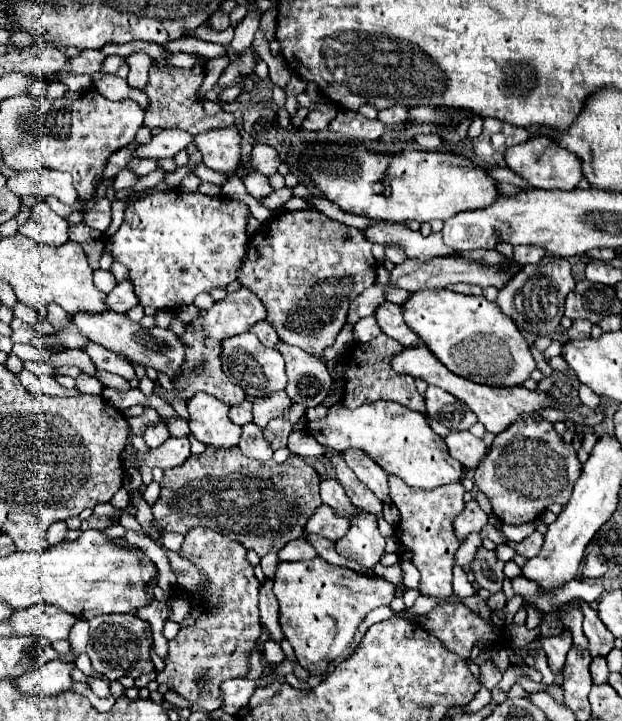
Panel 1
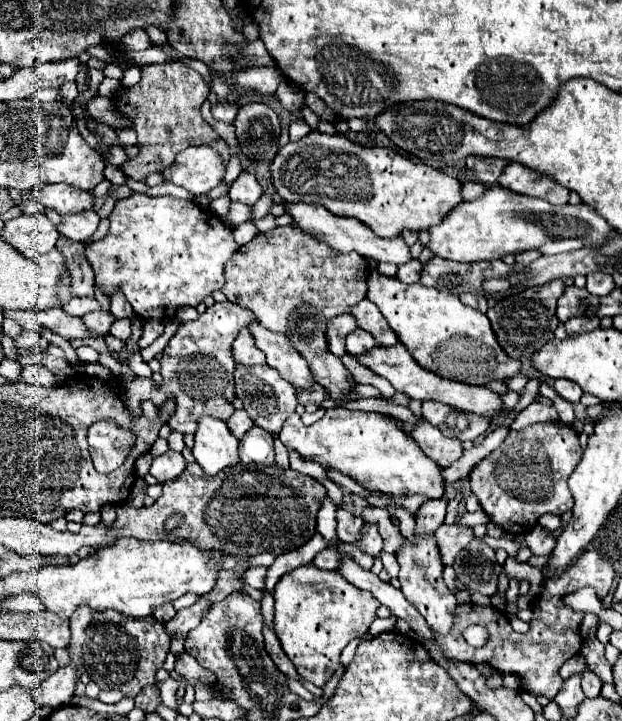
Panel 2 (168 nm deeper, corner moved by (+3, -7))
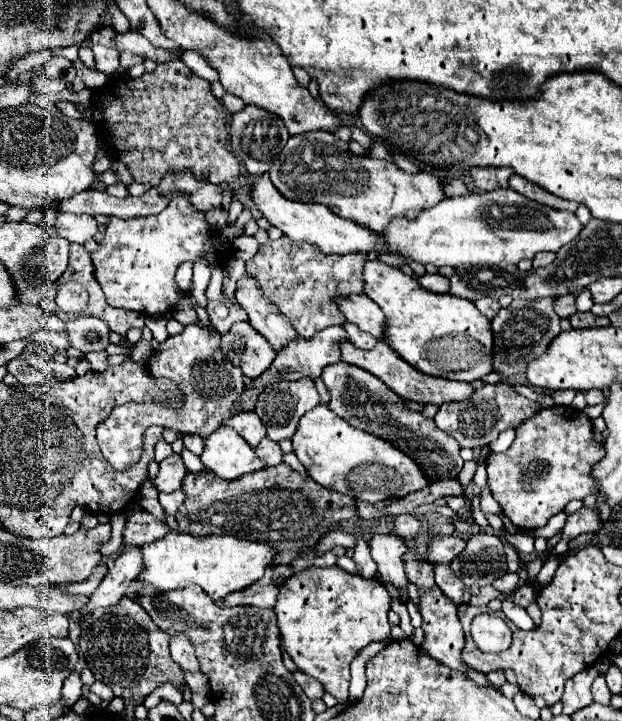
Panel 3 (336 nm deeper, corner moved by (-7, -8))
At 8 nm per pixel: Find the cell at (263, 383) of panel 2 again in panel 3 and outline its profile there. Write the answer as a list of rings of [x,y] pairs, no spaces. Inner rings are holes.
[[[300,378],[300,380],[294,380],[294,382],[276,382],[272,386],[268,386],[260,396],[258,396],[258,402],[256,402],[256,414],[260,416],[260,420],[264,422],[268,434],[266,438],[270,438],[272,442],[280,442],[280,440],[286,440],[286,438],[292,438],[292,434],[296,432],[296,426],[300,422],[300,418],[316,408],[320,404],[320,396],[316,392],[316,386],[310,378]]]

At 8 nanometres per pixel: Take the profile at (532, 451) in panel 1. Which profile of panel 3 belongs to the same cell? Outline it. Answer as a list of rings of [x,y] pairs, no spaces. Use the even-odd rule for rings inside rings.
[[[552,406],[536,412],[516,430],[516,440],[502,452],[490,452],[488,486],[514,526],[534,530],[562,512],[570,500],[582,500],[596,492],[592,466],[604,456],[604,446],[594,440],[592,420],[572,406]]]

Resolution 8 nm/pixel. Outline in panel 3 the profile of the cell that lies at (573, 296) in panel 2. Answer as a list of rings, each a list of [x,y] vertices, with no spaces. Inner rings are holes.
[[[574,294],[558,296],[558,298],[554,300],[554,310],[556,310],[556,314],[558,314],[560,318],[568,318],[568,316],[572,316],[572,314],[576,312],[576,304],[574,304],[574,300],[576,300]]]

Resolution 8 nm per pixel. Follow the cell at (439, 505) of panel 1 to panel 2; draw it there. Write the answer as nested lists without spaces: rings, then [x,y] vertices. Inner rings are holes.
[[[426,499],[420,509],[414,513],[416,519],[416,529],[414,529],[414,541],[410,541],[408,537],[404,537],[402,549],[398,551],[396,559],[400,563],[400,583],[402,583],[402,593],[406,595],[406,599],[422,613],[422,617],[426,619],[426,623],[440,631],[440,633],[448,633],[452,627],[452,617],[454,617],[454,609],[458,605],[456,597],[446,589],[444,581],[442,581],[442,557],[438,553],[438,545],[434,541],[434,533],[438,529],[438,525],[444,523],[444,515],[446,515],[446,499]]]

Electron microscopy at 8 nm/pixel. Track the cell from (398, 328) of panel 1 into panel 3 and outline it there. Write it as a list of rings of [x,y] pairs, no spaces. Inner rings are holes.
[[[350,294],[346,298],[336,296],[336,304],[340,306],[342,314],[348,322],[356,324],[360,330],[376,336],[378,340],[384,338],[384,314],[376,302],[372,302],[364,294]]]

